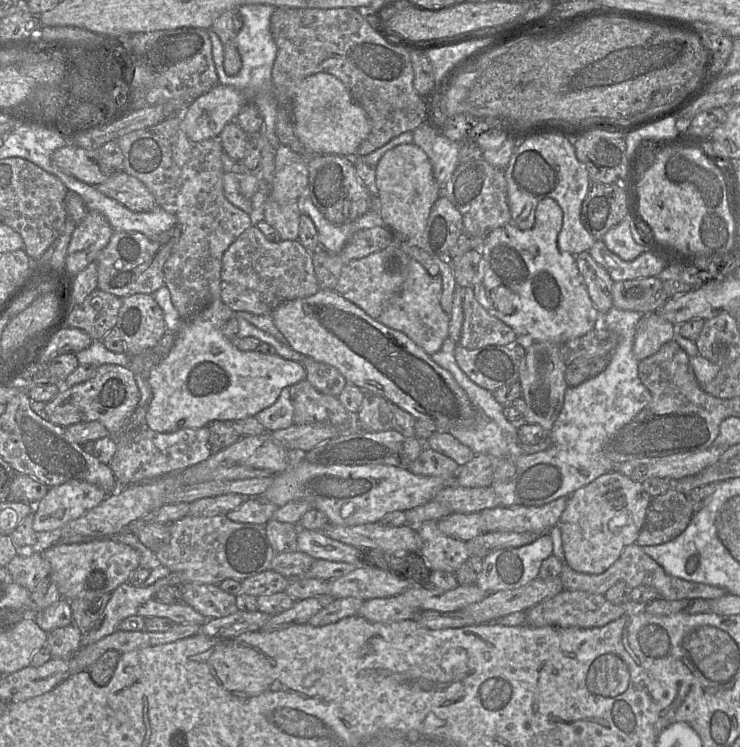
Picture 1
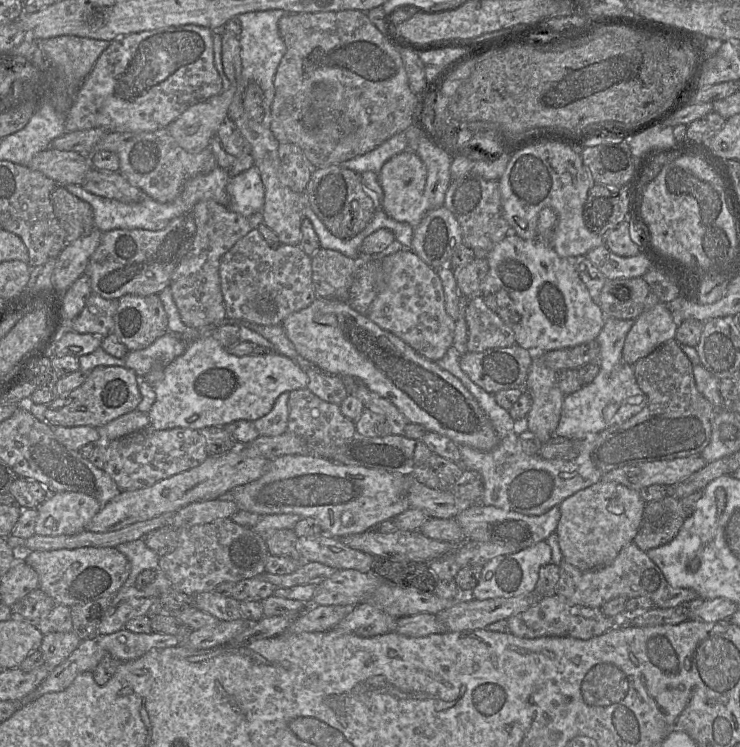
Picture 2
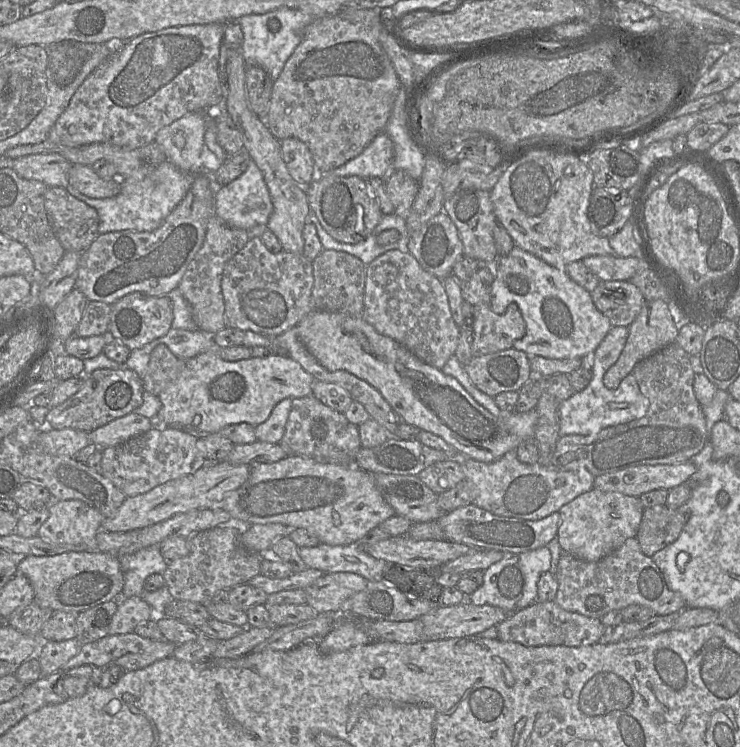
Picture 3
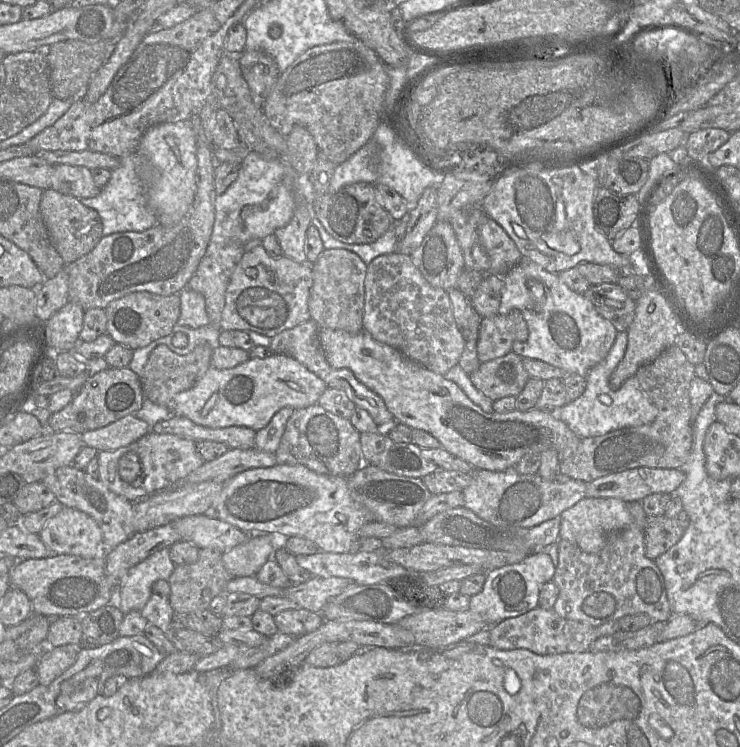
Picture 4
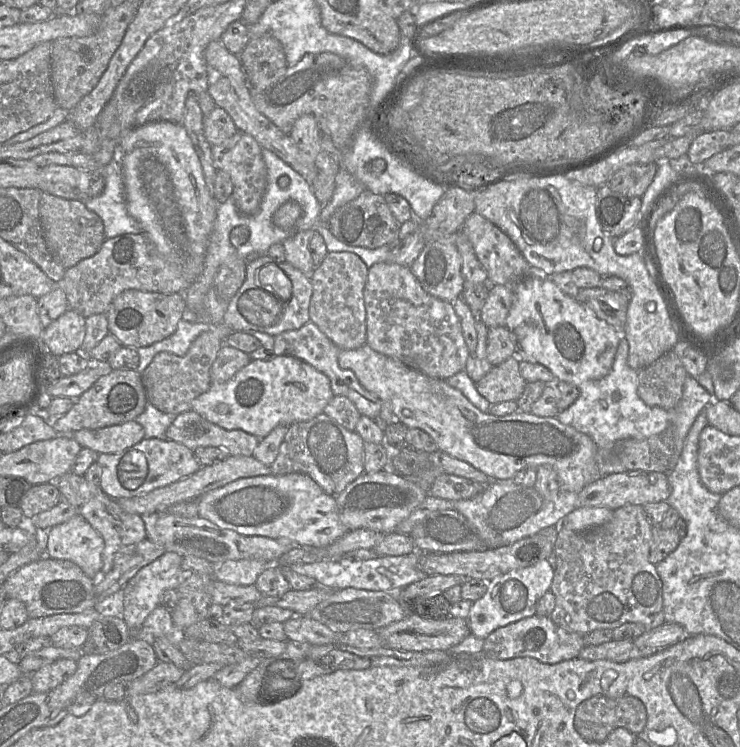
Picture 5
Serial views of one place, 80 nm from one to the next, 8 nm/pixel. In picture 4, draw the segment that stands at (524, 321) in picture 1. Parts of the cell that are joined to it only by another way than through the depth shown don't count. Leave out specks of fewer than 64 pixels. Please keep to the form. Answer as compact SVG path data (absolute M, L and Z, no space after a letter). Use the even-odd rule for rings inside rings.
M522 259L503 276L499 315L518 309L528 327L525 341L514 341L512 351L524 358L541 360L567 374L587 376L609 353L618 331L602 317L583 294L571 290L557 273L546 271L529 259Z

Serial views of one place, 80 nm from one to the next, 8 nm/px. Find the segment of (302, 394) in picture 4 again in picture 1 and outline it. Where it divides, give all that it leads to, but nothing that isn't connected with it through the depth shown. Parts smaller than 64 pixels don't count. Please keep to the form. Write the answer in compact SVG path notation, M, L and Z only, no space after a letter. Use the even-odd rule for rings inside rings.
M215 300L189 320L184 320L175 335L169 353L148 374L152 399L146 413L146 425L159 433L173 433L181 429L207 427L213 421L233 422L252 417L275 403L281 390L306 379L301 362L288 360L278 355L253 351L241 351L222 333L227 322L235 317L224 302Z

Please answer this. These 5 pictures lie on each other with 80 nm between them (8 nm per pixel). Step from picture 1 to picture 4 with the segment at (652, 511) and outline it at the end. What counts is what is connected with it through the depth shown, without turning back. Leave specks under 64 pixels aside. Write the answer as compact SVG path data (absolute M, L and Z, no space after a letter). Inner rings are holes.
M665 515L647 516L644 529L646 556L655 560L683 536L684 530L678 525L676 518Z

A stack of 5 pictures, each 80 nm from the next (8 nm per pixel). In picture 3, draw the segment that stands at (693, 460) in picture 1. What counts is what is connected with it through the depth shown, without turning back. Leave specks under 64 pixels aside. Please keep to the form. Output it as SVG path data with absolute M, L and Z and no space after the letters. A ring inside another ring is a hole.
M692 461L676 465L632 466L596 477L593 488L640 497L657 489L669 491L687 482L695 472Z

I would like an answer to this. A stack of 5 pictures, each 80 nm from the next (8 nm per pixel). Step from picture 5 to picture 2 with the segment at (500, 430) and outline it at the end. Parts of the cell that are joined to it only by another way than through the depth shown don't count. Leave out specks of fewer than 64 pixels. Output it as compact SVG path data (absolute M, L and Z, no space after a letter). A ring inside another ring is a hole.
M317 298L307 308L289 315L281 326L299 356L327 374L360 379L372 392L393 403L410 423L446 436L457 445L480 451L490 451L498 445L499 439L491 421L457 377L418 354L399 337L380 328L348 303Z

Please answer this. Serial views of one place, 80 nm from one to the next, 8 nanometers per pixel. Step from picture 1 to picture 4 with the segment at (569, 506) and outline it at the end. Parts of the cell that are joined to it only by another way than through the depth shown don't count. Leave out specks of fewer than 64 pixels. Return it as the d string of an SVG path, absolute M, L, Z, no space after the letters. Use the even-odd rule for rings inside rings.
M584 497L560 514L559 538L575 544L586 553L596 553L604 547L610 534L630 523L631 515L626 502L618 498Z

